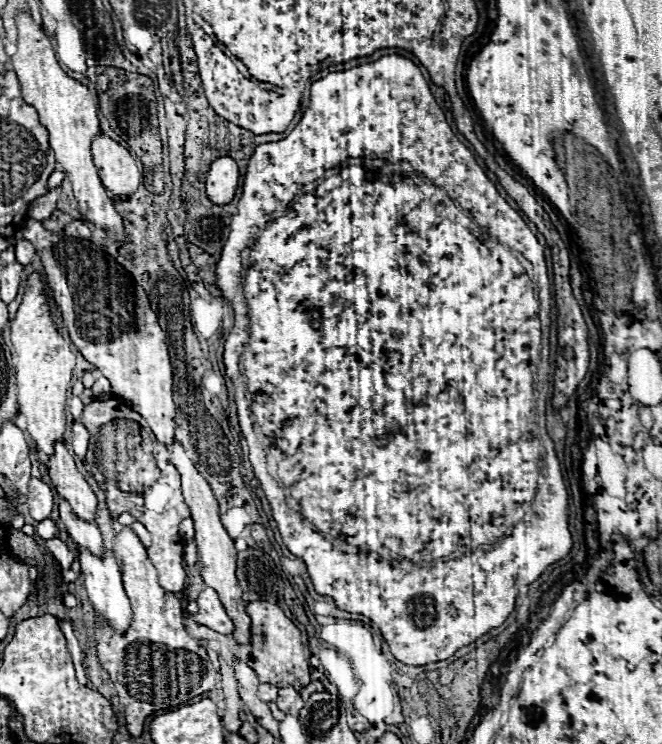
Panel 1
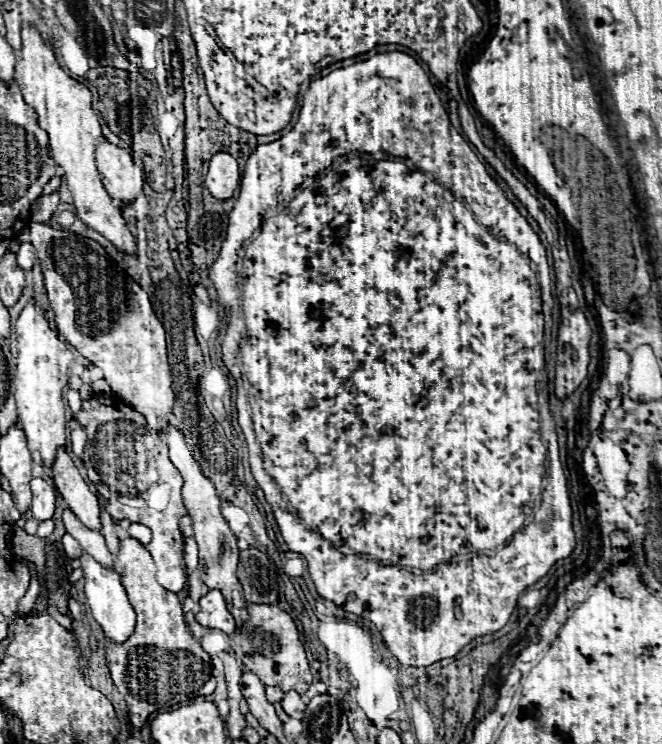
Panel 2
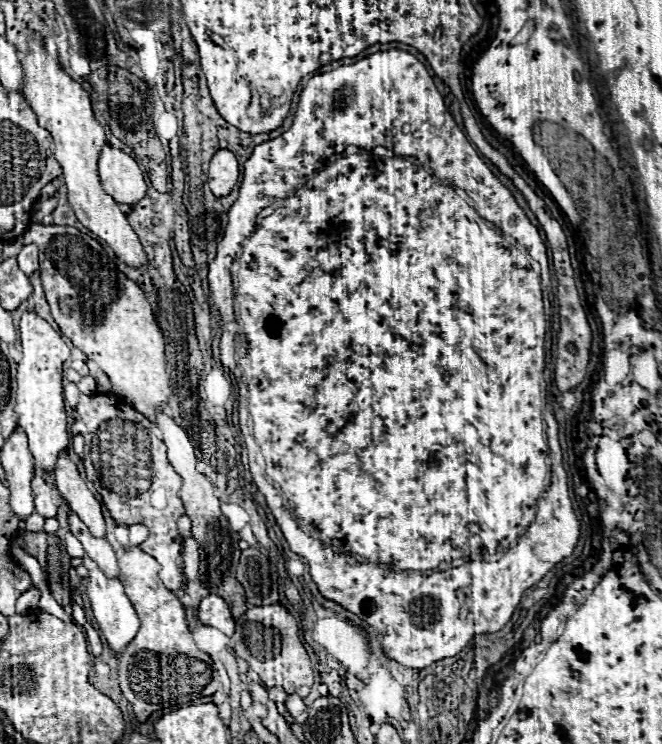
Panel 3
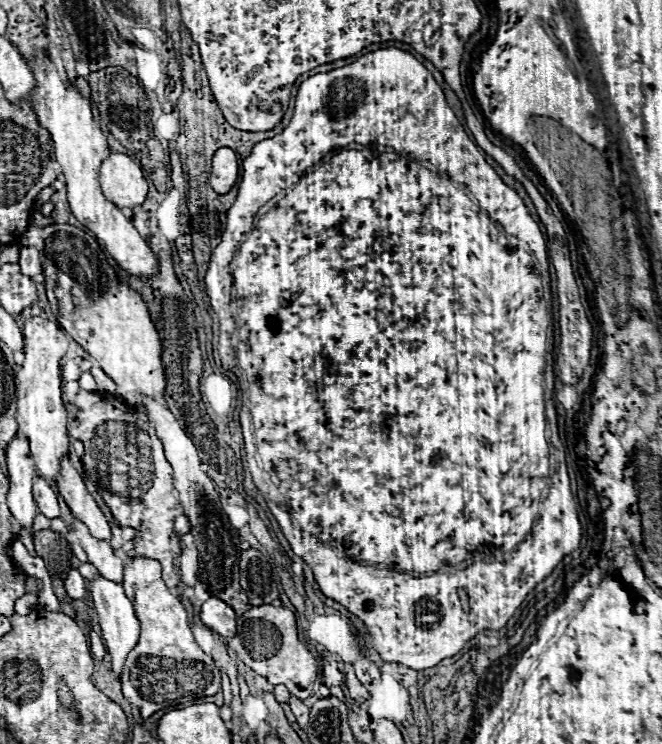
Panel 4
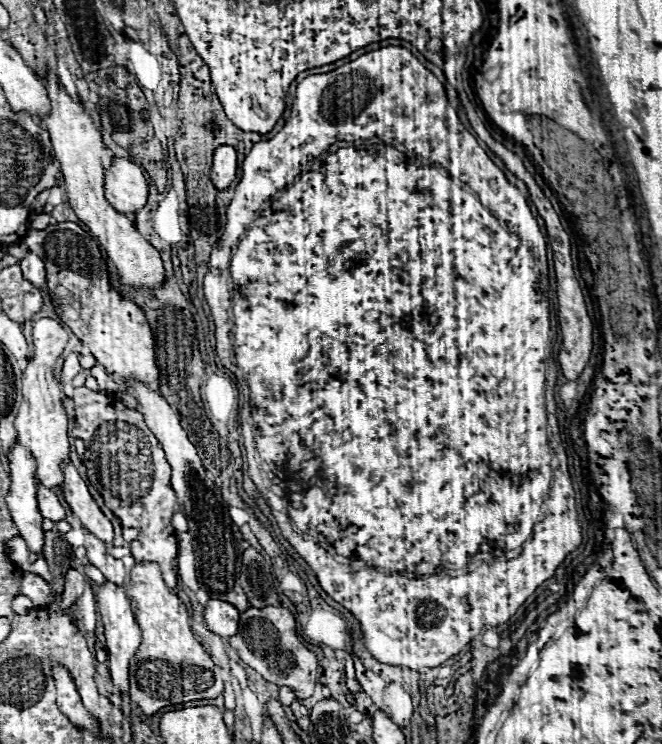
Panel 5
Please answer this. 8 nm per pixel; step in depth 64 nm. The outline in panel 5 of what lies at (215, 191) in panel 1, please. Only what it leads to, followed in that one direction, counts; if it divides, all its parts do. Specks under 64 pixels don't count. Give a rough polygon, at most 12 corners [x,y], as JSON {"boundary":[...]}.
{"boundary":[[218,146],[212,184],[226,190],[236,178],[236,150]]}

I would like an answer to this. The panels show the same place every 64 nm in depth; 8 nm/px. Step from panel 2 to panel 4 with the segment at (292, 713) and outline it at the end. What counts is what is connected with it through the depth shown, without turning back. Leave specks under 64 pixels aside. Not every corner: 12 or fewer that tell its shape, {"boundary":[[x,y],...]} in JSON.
{"boundary":[[296,696],[290,698],[296,722],[300,726],[308,724],[310,708],[304,706]]}

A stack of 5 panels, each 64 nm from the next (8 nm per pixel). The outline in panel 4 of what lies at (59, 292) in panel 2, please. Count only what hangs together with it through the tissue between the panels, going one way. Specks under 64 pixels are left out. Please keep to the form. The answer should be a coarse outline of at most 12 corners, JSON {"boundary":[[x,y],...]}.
{"boundary":[[30,226],[52,314],[136,408],[164,398],[140,294],[76,226]]}

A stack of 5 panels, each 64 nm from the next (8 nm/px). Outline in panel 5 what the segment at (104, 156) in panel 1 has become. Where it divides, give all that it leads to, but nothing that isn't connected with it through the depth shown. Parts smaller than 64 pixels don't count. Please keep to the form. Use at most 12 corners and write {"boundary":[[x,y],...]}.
{"boundary":[[114,158],[104,192],[118,212],[146,204],[148,182],[140,166]]}

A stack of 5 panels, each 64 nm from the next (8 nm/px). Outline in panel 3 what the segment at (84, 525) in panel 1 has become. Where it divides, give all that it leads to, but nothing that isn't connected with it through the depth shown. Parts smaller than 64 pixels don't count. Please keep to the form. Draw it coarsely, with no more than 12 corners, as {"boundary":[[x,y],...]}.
{"boundary":[[76,514],[70,532],[108,578],[118,576],[116,554],[106,538],[96,538]]}

